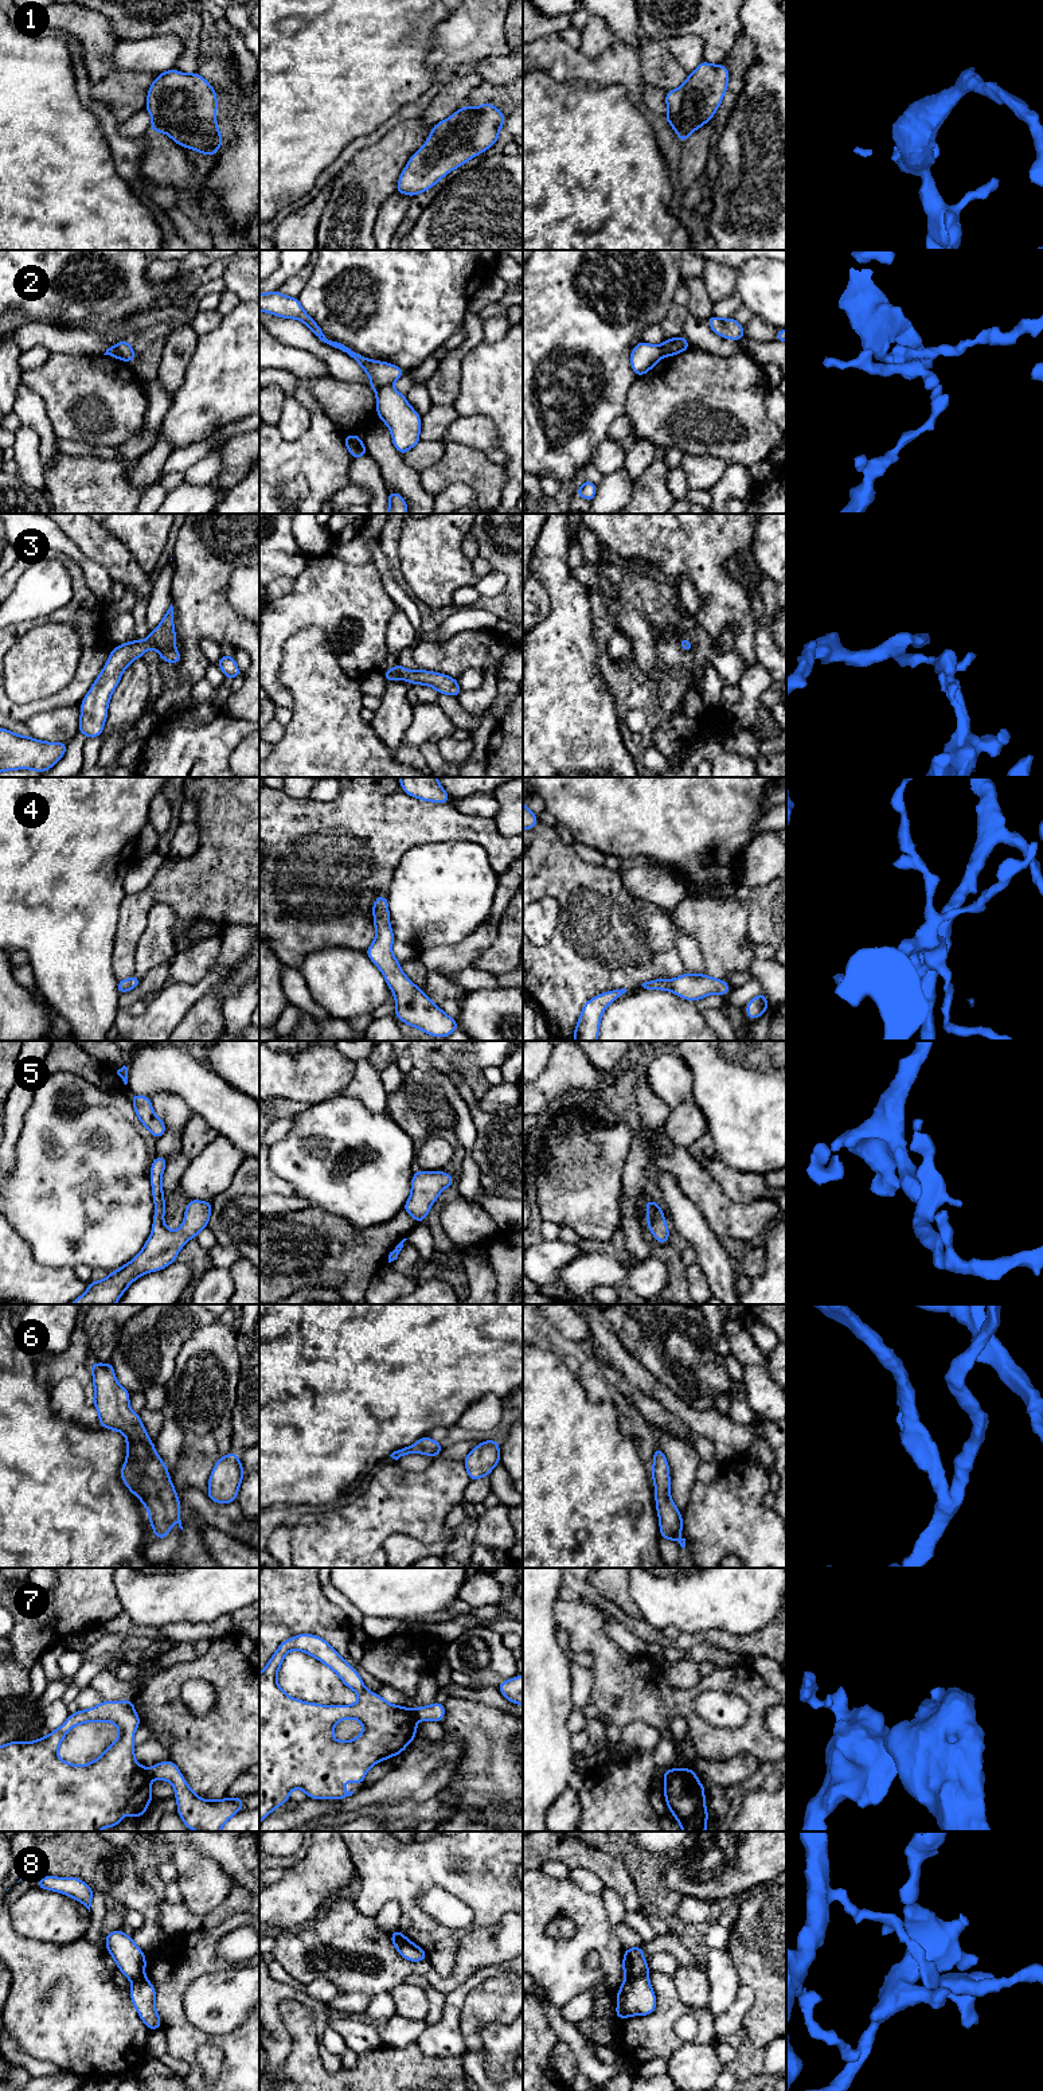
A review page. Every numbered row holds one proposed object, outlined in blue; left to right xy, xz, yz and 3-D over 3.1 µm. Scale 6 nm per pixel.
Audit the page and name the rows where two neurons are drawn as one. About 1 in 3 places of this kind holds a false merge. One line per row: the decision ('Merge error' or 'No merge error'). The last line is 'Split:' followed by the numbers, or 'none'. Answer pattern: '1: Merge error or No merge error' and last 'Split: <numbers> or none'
1: No merge error
2: Merge error
3: No merge error
4: No merge error
5: No merge error
6: No merge error
7: Merge error
8: Merge error
Split: 2, 7, 8

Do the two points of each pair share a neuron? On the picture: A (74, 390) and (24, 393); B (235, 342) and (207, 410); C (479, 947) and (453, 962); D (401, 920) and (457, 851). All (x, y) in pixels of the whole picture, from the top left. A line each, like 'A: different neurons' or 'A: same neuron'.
A: different neurons
B: same neuron
C: same neuron
D: same neuron

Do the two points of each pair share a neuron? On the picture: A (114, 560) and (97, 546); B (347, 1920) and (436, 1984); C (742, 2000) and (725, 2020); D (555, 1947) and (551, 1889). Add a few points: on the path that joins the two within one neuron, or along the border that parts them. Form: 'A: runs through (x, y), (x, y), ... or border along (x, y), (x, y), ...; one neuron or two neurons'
A: runs through (110, 556), (101, 546); one neuron
B: runs through (370, 1943), (394, 1967), (414, 1967); one neuron
C: runs through (739, 2005), (730, 2015); one neuron
D: runs through (540, 1935), (540, 1904); one neuron

